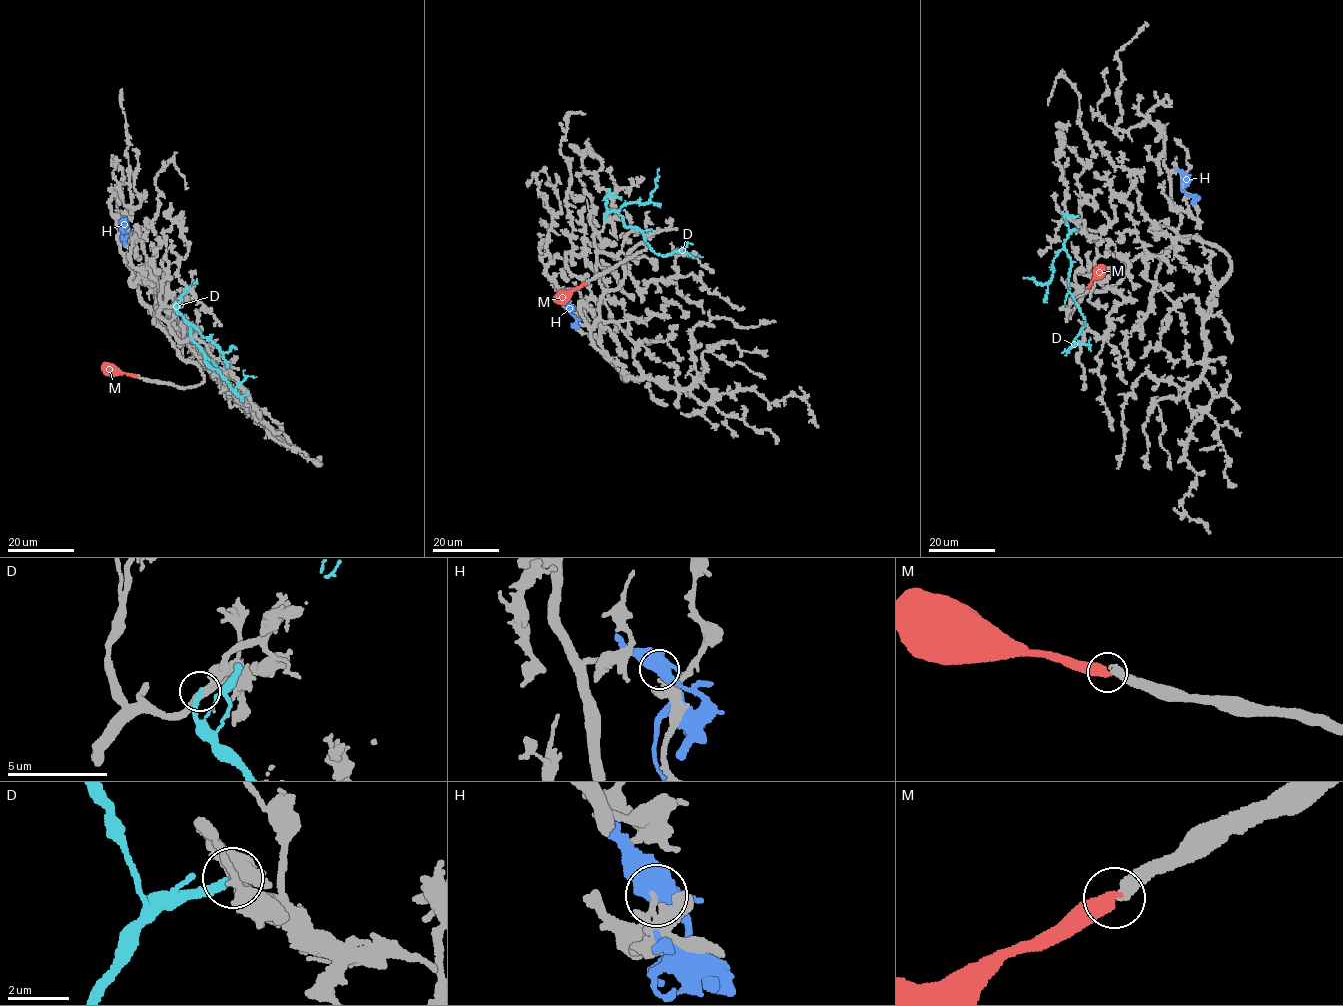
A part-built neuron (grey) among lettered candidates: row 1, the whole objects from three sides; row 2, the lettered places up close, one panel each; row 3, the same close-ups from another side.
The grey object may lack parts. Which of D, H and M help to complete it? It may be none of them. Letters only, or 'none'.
none

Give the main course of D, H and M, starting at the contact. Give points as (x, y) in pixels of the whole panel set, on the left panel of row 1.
D: (175, 302), (175, 309), (191, 327), (190, 338), (205, 362), (232, 388), (247, 376), (256, 377)
H: (122, 221), (125, 221), (121, 236), (126, 236), (123, 246)
M: (137, 376), (102, 364)

